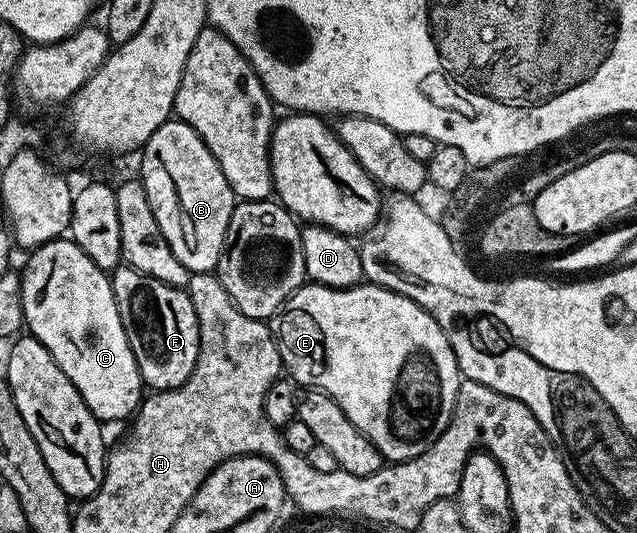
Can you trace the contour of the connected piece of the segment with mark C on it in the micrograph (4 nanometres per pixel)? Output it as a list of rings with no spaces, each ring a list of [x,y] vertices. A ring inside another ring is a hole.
[[[71,238],[46,242],[29,256],[32,257],[22,268],[20,277],[24,328],[35,340],[42,342],[46,350],[50,350],[50,358],[54,358],[62,374],[74,382],[78,394],[82,394],[86,406],[90,406],[97,420],[127,421],[140,407],[146,395],[146,385],[140,377],[134,350],[130,350],[130,342],[118,314],[109,273],[98,267]]]

